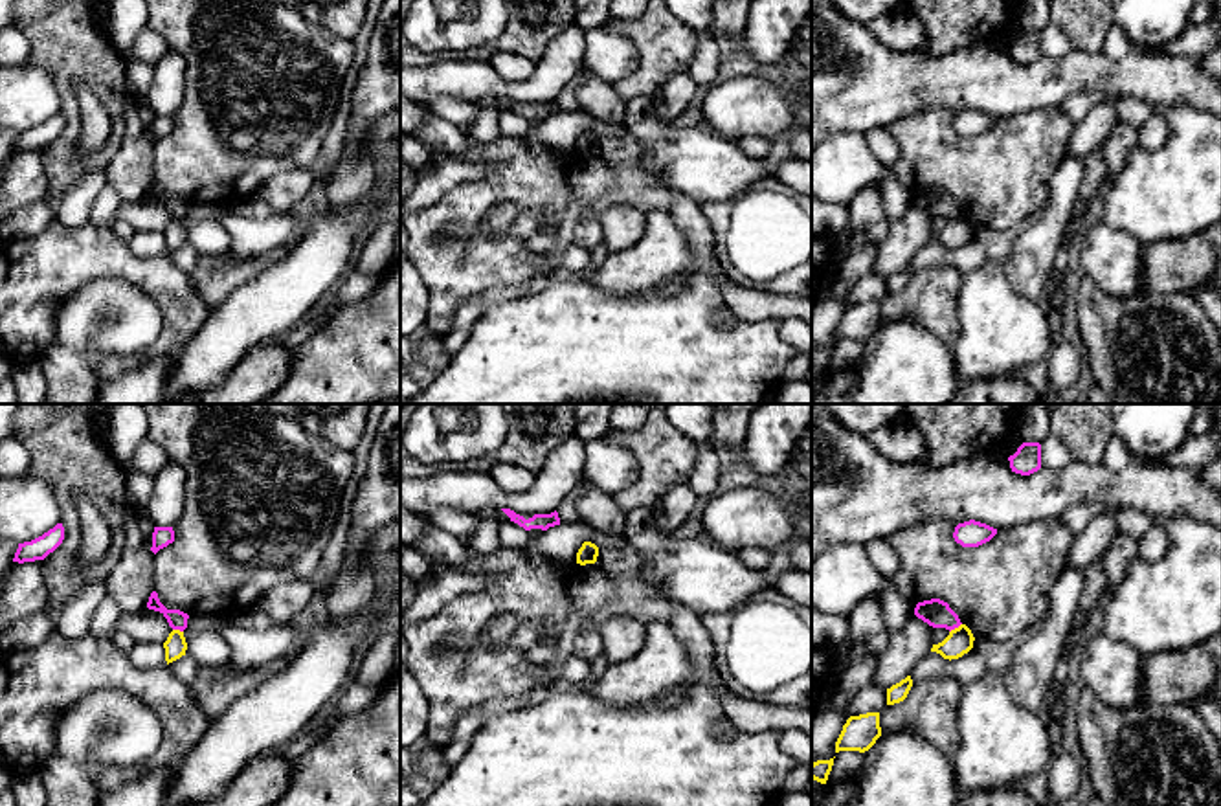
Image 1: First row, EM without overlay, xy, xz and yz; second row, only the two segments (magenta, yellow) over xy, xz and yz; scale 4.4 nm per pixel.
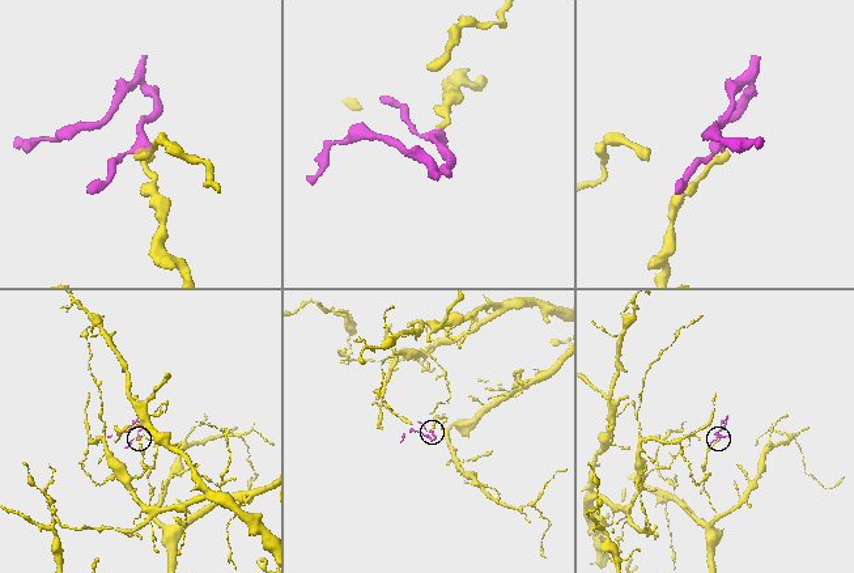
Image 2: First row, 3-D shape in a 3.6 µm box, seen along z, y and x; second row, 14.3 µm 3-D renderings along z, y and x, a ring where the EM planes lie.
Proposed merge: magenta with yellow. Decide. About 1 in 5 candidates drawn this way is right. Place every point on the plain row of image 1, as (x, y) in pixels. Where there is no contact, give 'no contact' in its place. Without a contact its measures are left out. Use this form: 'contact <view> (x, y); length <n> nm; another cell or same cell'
contact yz (955, 215); length 70 nm; another cell

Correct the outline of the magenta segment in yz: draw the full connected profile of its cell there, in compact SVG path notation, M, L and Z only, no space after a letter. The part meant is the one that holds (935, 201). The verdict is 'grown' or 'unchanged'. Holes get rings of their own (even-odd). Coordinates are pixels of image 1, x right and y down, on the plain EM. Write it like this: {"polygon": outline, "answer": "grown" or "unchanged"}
{"polygon": "M940 187L918 191L914 204L933 217L946 217L949 220L962 213L949 193Z", "answer": "unchanged"}

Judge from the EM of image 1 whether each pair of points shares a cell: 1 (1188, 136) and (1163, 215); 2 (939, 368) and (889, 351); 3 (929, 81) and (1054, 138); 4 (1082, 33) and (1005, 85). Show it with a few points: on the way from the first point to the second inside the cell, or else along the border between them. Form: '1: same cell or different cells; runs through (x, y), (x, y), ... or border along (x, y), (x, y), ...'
1: same cell; runs through (1188, 156), (1188, 180), (1174, 195)
2: same cell; runs through (926, 368), (906, 368), (902, 364)
3: different cells; border along (1049, 107), (1014, 112), (997, 120)
4: different cells; border along (1073, 48), (1100, 54)

